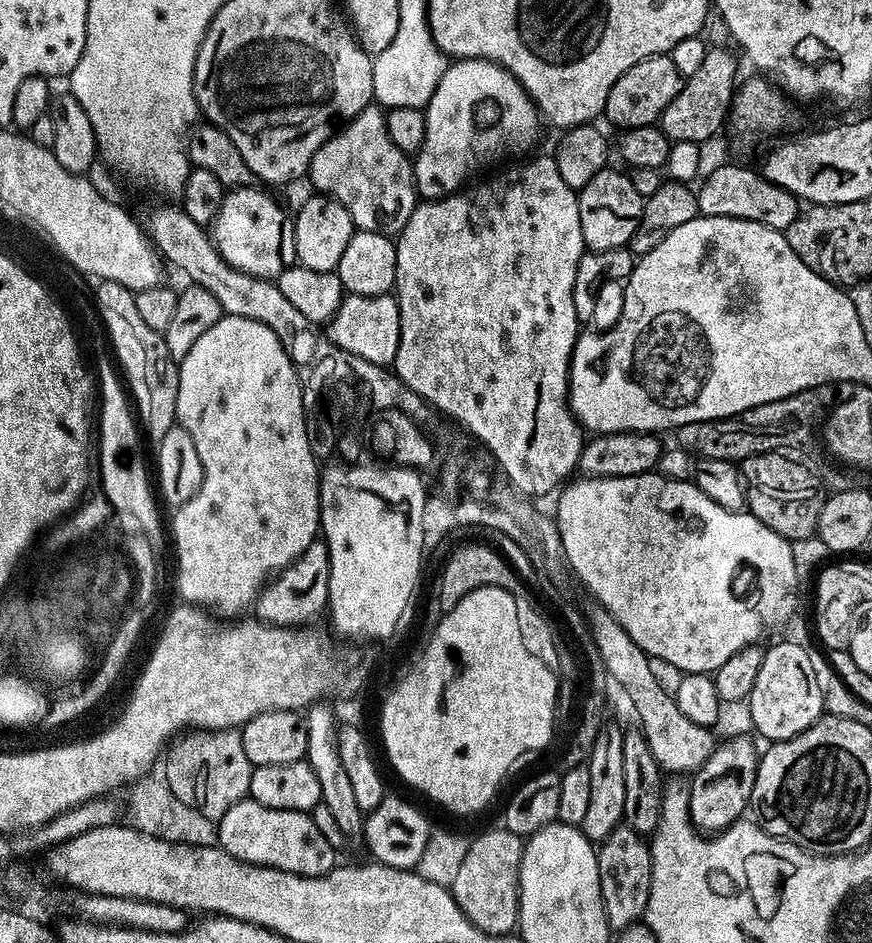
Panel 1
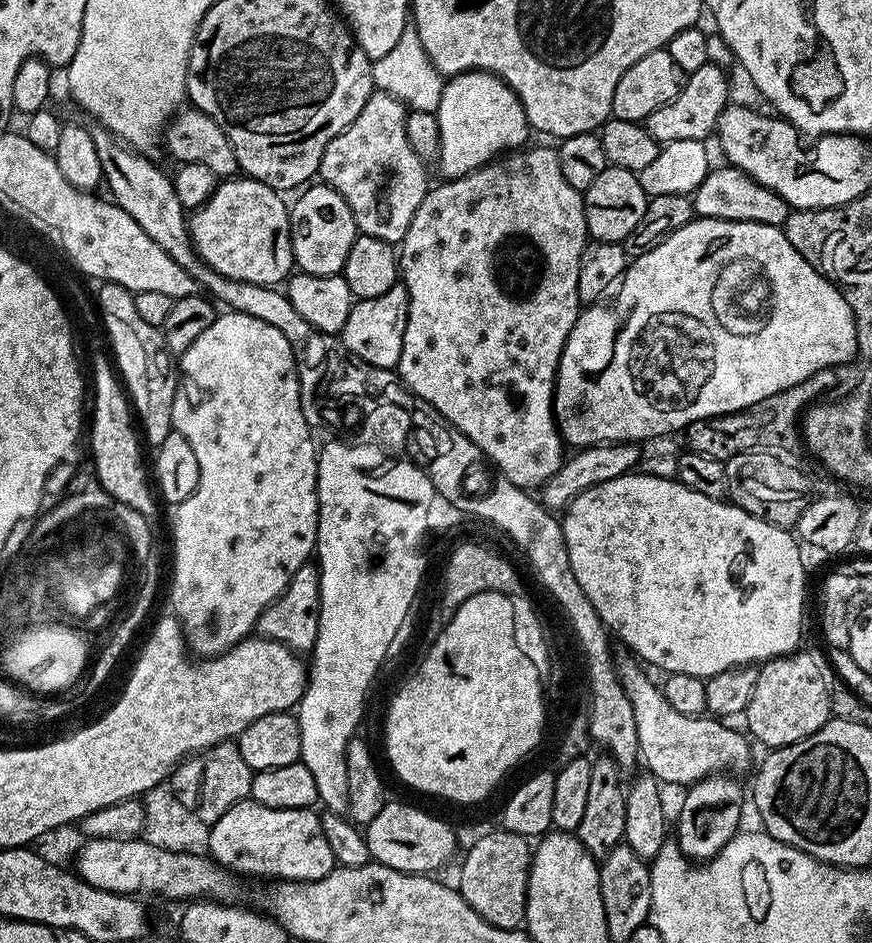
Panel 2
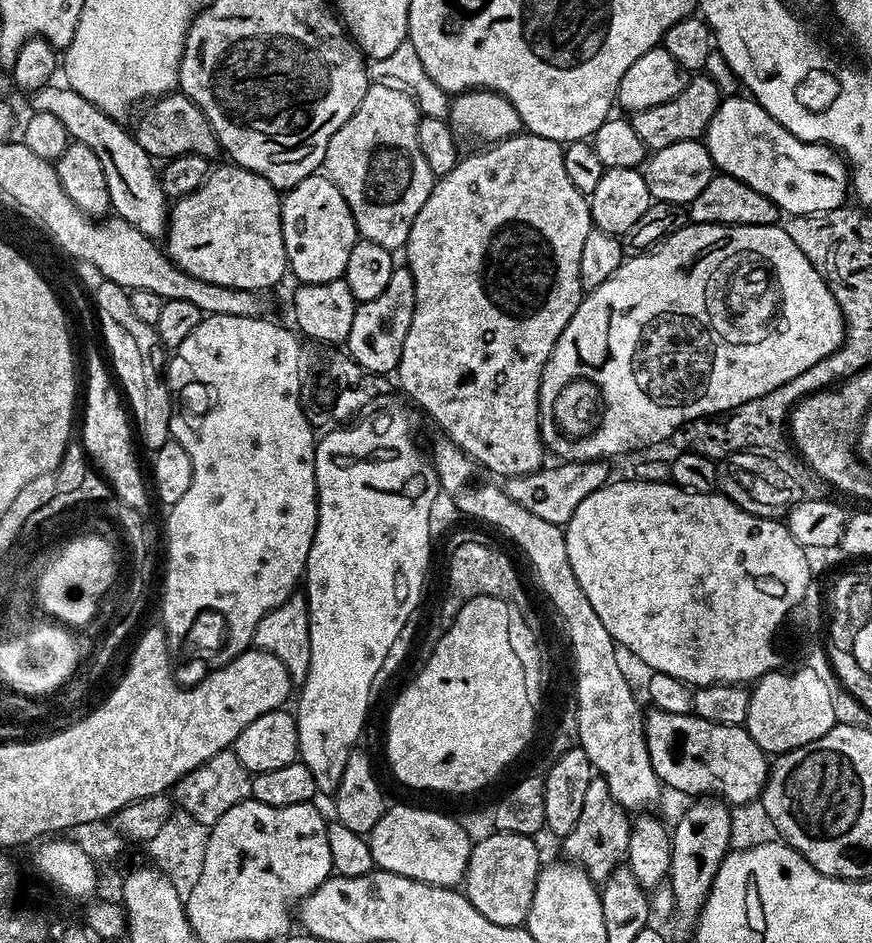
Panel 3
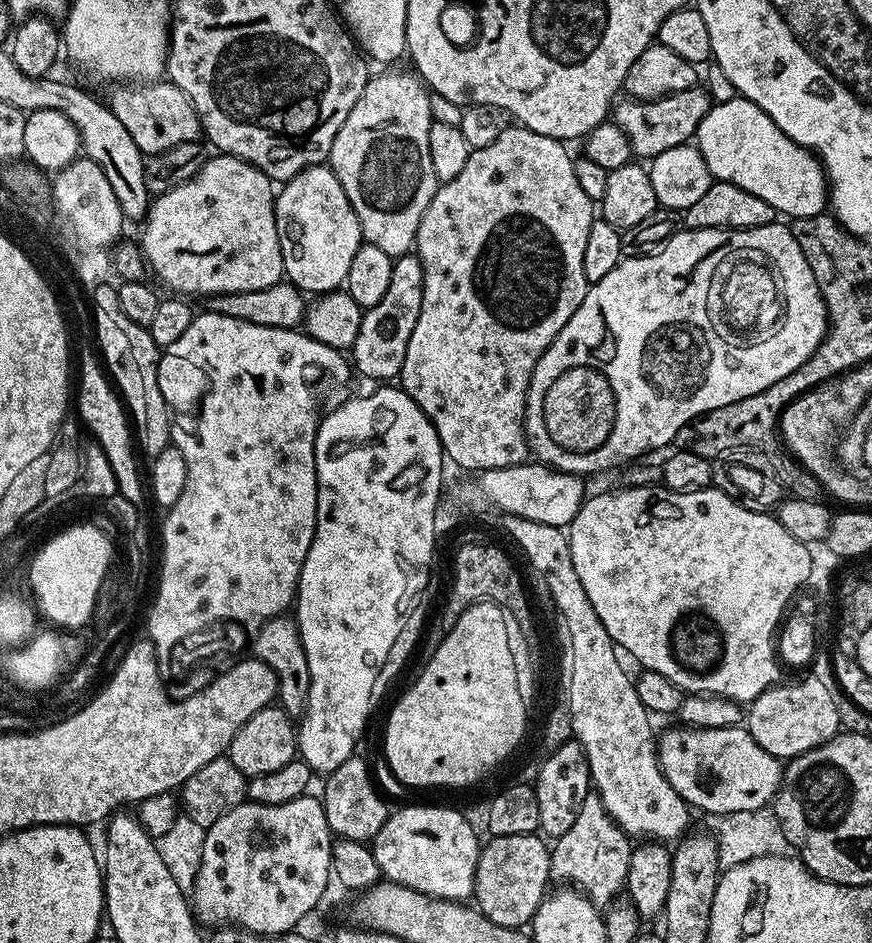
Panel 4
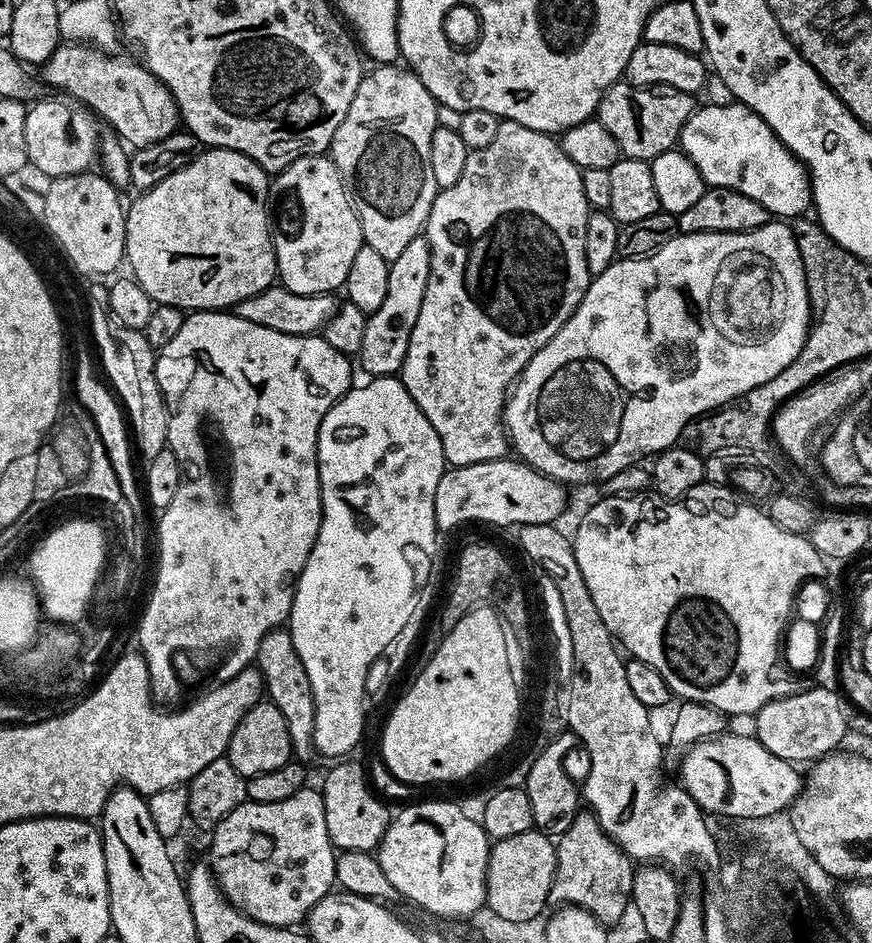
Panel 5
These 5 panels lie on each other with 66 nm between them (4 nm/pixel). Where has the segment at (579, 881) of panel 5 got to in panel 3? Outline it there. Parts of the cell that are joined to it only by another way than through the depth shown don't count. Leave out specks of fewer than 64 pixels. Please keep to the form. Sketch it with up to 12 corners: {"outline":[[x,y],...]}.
{"outline":[[593,775],[565,861],[603,882],[627,861],[632,820]]}

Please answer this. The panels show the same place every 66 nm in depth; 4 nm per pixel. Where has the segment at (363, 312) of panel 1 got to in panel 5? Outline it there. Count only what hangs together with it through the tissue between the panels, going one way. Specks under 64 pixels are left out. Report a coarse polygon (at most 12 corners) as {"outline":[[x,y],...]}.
{"outline":[[421,234],[390,261],[358,364],[394,376],[410,350],[430,278]]}

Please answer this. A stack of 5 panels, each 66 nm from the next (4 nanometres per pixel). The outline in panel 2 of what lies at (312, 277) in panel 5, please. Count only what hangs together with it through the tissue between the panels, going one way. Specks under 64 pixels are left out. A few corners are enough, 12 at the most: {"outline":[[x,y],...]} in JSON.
{"outline":[[323,182],[288,209],[295,267],[339,276],[358,235],[344,196]]}

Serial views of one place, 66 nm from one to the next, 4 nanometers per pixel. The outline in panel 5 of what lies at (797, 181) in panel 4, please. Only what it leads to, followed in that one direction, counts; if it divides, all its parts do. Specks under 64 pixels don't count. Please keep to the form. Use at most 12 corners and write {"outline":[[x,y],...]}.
{"outline":[[739,102],[697,107],[679,151],[776,218],[812,208],[804,163]]}

